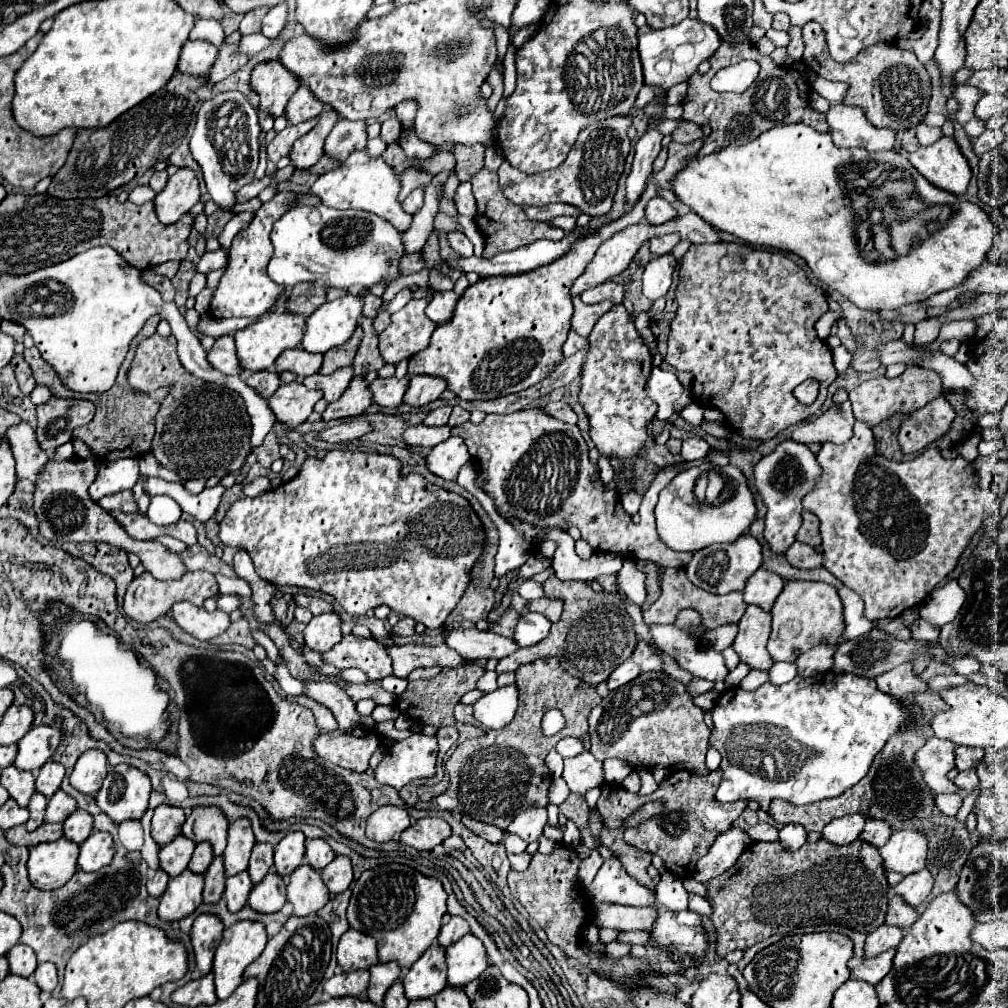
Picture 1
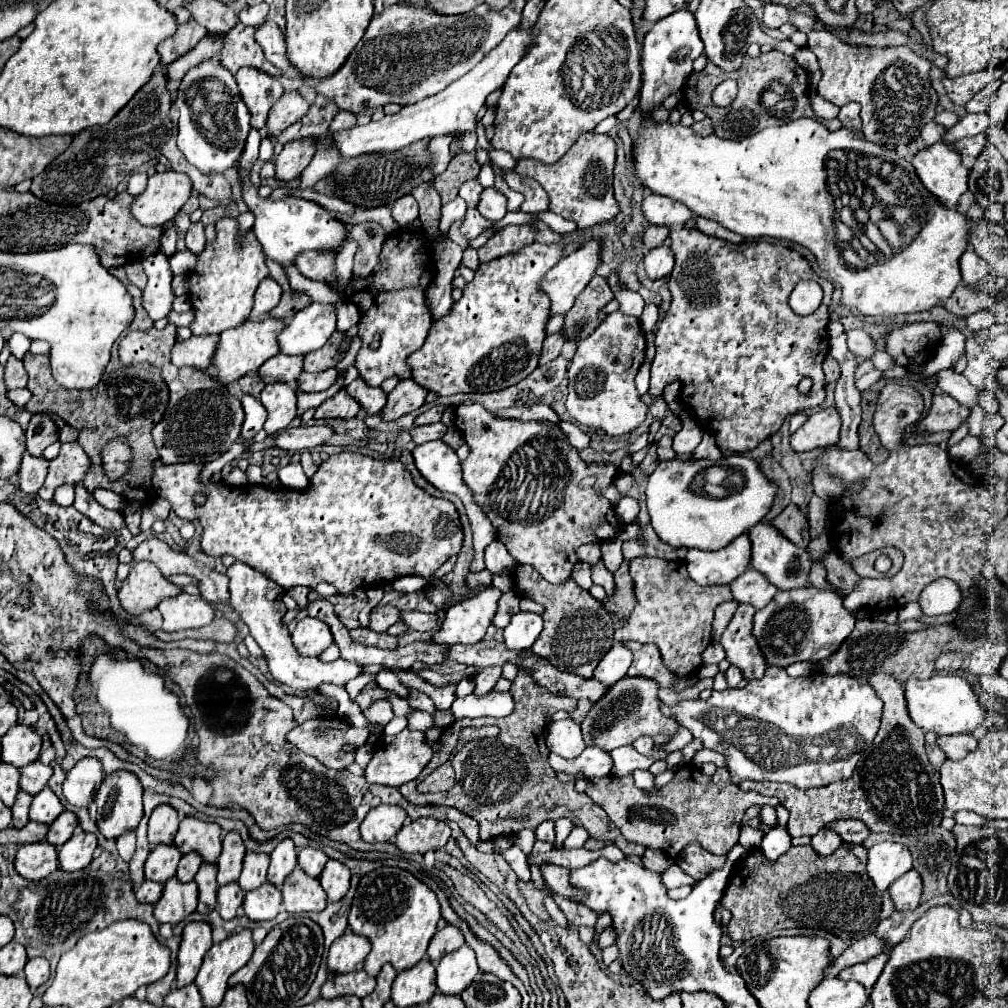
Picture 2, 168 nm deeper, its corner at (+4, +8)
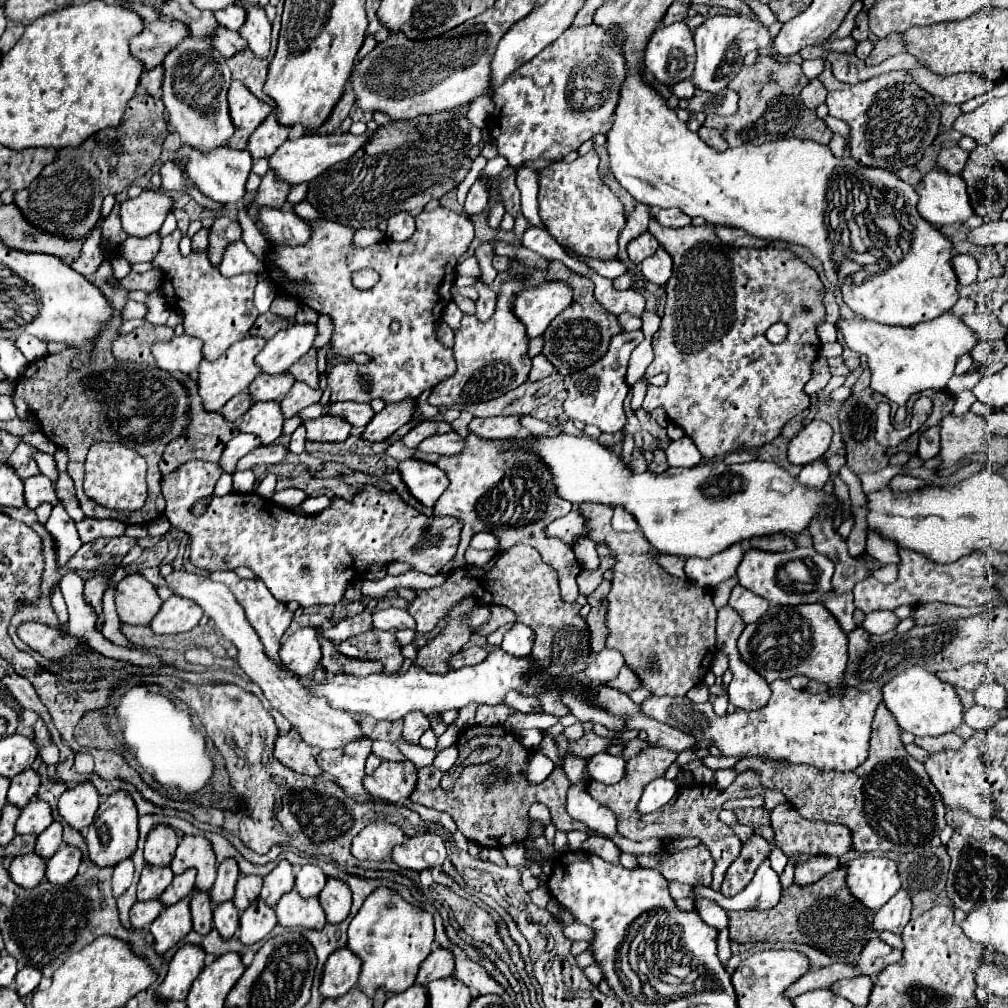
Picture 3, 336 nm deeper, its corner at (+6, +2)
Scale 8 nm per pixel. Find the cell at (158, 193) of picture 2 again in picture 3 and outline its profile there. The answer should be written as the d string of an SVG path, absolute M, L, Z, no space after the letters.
M145 189L139 197L121 203L121 225L131 237L147 237L161 229L167 211L171 209L171 199L161 191Z

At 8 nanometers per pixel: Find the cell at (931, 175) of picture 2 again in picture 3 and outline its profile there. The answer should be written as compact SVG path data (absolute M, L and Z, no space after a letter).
M933 169L917 185L917 195L919 215L935 227L943 227L947 223L965 223L973 215L967 189L959 175L947 175Z

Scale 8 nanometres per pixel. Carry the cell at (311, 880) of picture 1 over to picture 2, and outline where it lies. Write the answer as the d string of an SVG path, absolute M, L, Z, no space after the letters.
M299 867L283 881L283 907L287 913L307 913L307 911L323 911L327 905L327 895L319 883L319 879L309 877Z

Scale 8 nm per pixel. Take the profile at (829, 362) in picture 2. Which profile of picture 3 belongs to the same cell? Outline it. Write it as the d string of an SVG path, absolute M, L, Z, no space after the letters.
M817 355L817 359L815 359L813 365L811 365L811 379L809 379L807 385L805 385L805 393L807 393L807 395L817 393L819 389L823 389L823 387L827 385L829 377L831 377L831 373L829 373L827 359L825 359L823 355Z

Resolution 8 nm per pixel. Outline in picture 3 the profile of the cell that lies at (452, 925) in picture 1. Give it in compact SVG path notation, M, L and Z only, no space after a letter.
M435 949L431 955L421 963L419 973L417 973L417 983L419 985L429 985L435 979L445 979L453 975L453 957L451 951L445 949Z

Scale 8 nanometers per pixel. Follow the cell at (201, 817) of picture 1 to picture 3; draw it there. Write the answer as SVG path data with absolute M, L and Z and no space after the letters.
M181 837L175 859L171 863L171 871L181 875L185 869L197 869L197 891L211 891L217 877L217 861L211 849L211 843L205 837Z

